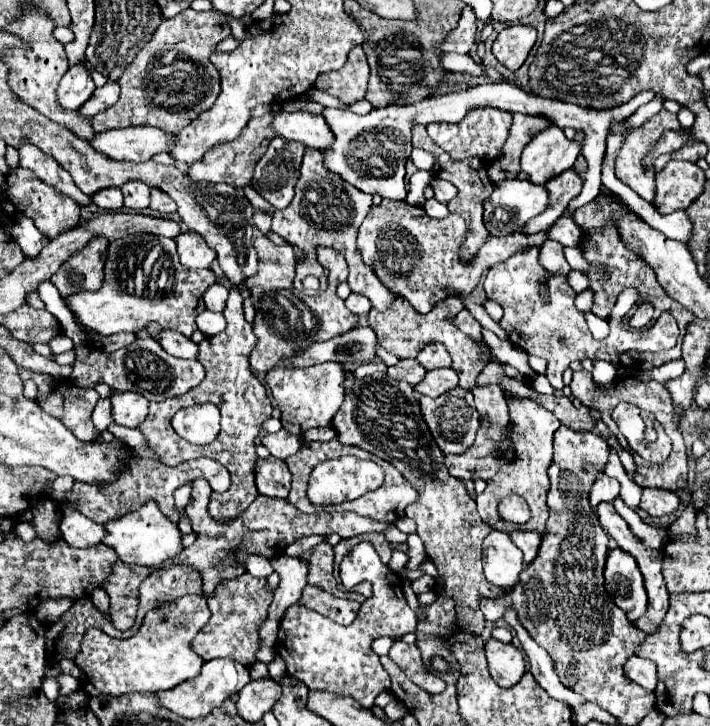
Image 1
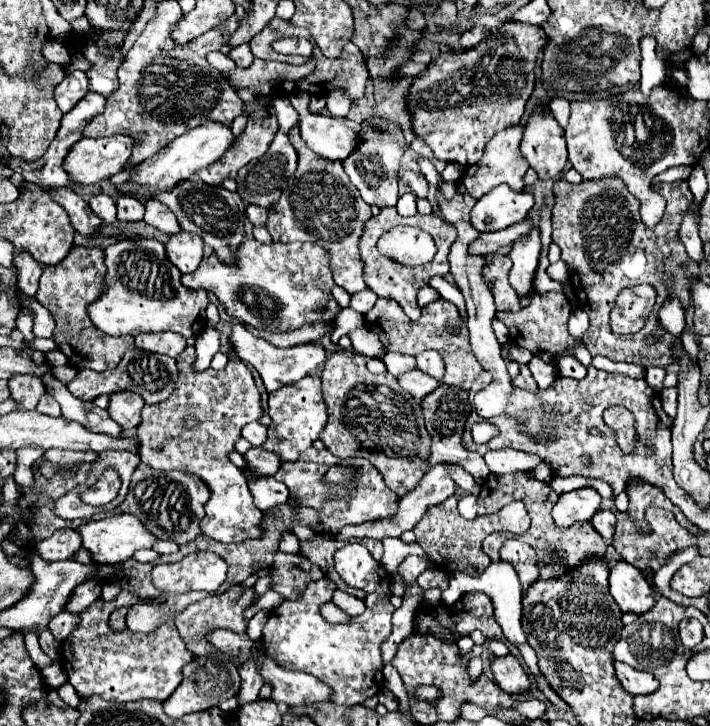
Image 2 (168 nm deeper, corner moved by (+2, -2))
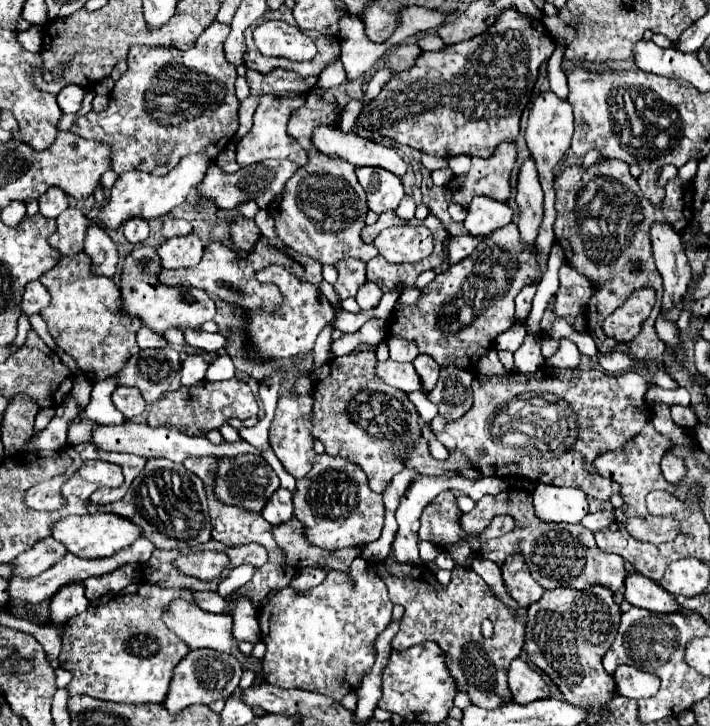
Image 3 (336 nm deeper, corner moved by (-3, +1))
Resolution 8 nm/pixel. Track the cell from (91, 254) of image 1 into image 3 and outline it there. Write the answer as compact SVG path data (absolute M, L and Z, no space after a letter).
M78 252L68 258L62 256L62 260L42 276L40 282L50 292L52 302L42 310L40 316L48 324L56 344L76 360L84 374L92 376L88 380L100 382L116 374L116 370L120 370L120 366L124 366L132 354L140 352L136 344L136 332L142 326L134 324L132 320L120 320L120 290L112 278L96 276L90 266L90 256Z

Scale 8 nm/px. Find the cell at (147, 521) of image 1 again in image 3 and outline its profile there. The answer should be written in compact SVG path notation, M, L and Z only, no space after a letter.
M96 512L96 514L88 514L88 516L62 518L54 526L52 536L56 540L60 540L74 556L84 558L84 560L98 560L98 558L114 556L116 552L128 548L134 540L138 540L142 536L142 530L140 530L140 526L136 526L134 522L130 522L128 518L122 518L118 514Z

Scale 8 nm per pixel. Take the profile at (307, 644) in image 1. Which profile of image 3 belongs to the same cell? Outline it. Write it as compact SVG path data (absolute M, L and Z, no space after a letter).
M356 558L350 566L350 576L340 572L330 572L322 584L316 588L296 594L290 588L280 590L262 610L260 610L260 630L266 642L268 662L268 684L280 688L300 688L310 692L320 692L340 702L346 694L356 694L362 678L370 672L376 662L374 642L380 632L392 620L392 600L388 598L388 588L384 580L376 574L376 564L368 564L364 558Z

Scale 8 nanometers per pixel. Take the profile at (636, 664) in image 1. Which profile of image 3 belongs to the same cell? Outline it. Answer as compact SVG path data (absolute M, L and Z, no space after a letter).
M626 664L616 668L614 678L616 678L618 694L626 696L626 698L634 698L634 700L654 696L660 688L660 678L656 678L656 674L636 670Z

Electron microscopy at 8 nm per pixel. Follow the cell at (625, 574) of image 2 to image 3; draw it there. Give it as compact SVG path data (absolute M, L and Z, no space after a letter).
M632 572L624 580L624 600L630 602L632 606L656 612L656 614L666 614L672 610L680 610L676 600L654 580L648 580L640 572Z

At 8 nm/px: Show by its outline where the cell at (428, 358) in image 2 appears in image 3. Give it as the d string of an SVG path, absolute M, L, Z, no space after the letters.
M420 354L412 364L414 364L416 372L420 374L420 378L424 382L424 392L430 392L436 386L436 382L438 382L440 364L432 356L428 356L428 354Z

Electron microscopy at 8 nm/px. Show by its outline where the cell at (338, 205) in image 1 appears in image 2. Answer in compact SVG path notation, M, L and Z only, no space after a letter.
M299 125L291 129L291 143L299 153L299 165L291 181L287 181L287 189L283 189L277 205L269 209L265 227L273 241L315 241L317 245L323 245L329 253L329 267L335 283L353 295L365 289L363 261L357 243L365 221L371 217L371 207L361 199L355 185L351 185L339 161L327 161L303 145Z

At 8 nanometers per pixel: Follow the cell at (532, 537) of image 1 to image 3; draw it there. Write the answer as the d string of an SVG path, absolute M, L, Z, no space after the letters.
M510 554L502 566L502 578L508 586L508 592L516 602L528 608L532 602L540 600L544 588L530 576L528 564L522 554Z

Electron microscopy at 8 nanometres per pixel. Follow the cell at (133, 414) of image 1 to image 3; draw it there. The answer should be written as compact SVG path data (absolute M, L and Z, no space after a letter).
M118 386L112 394L112 402L124 414L126 420L132 420L146 410L146 402L144 402L140 390L130 388L130 386Z

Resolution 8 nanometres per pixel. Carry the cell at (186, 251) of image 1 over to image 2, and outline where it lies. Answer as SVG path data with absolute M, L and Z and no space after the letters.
M181 231L169 237L165 243L165 253L181 273L193 273L203 259L203 239L199 235Z

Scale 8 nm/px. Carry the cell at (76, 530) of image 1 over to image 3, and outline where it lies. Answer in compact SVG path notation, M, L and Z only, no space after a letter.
M52 536L44 538L40 542L36 542L32 546L32 550L26 550L24 554L20 554L20 558L16 558L14 576L32 578L36 574L42 574L44 570L48 570L50 566L60 562L66 554L68 554L68 550L62 546L62 542L54 540Z

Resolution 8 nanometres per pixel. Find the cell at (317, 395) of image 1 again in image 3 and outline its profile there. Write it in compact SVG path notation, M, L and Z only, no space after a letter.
M286 390L280 394L278 408L270 426L270 446L278 460L284 464L284 468L296 478L304 478L314 462L314 436L312 436L312 390L306 394L298 394L294 390Z

